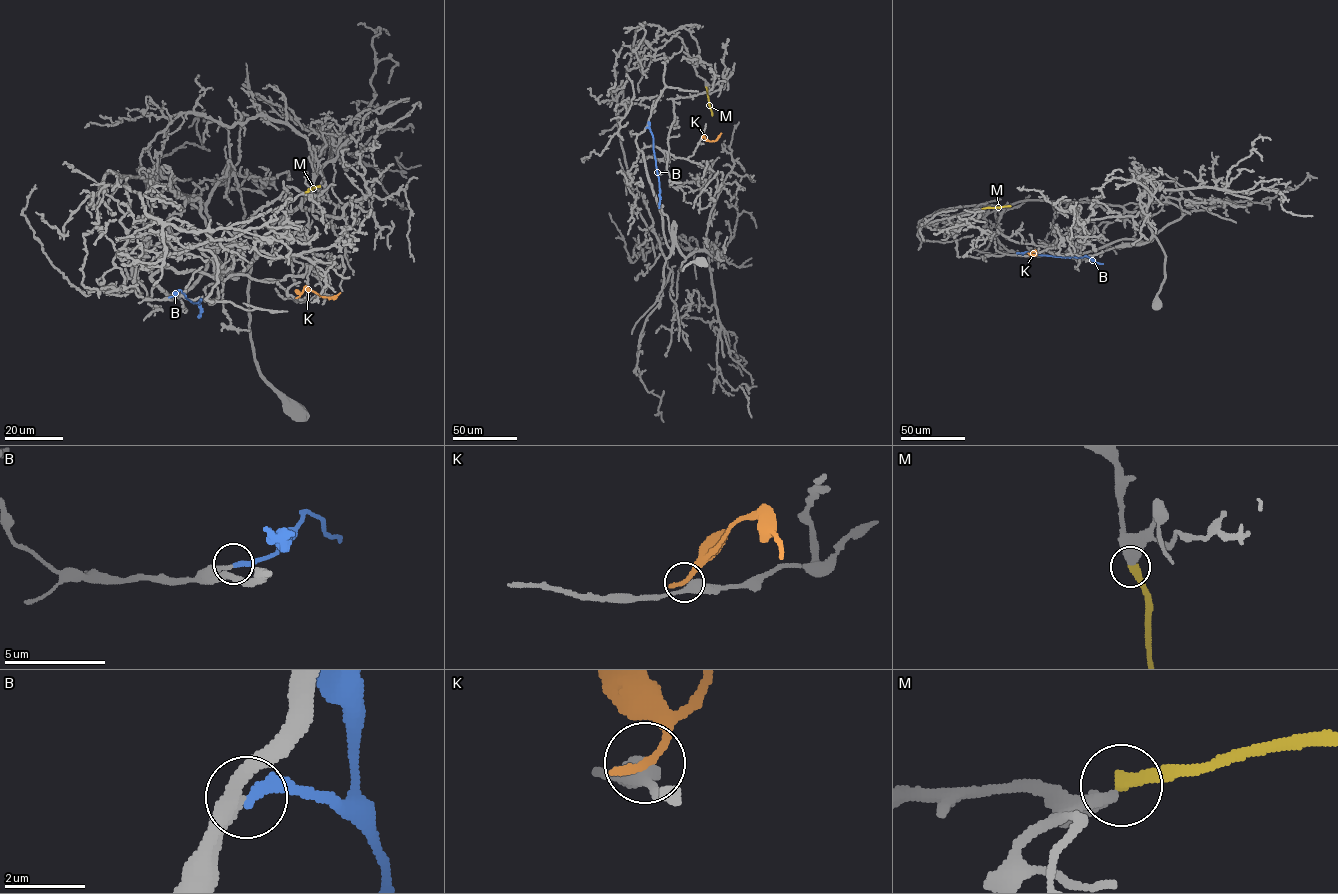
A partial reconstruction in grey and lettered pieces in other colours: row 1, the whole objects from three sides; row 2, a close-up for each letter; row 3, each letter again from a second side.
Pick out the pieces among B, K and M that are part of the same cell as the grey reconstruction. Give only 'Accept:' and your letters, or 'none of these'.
Accept: none of these

